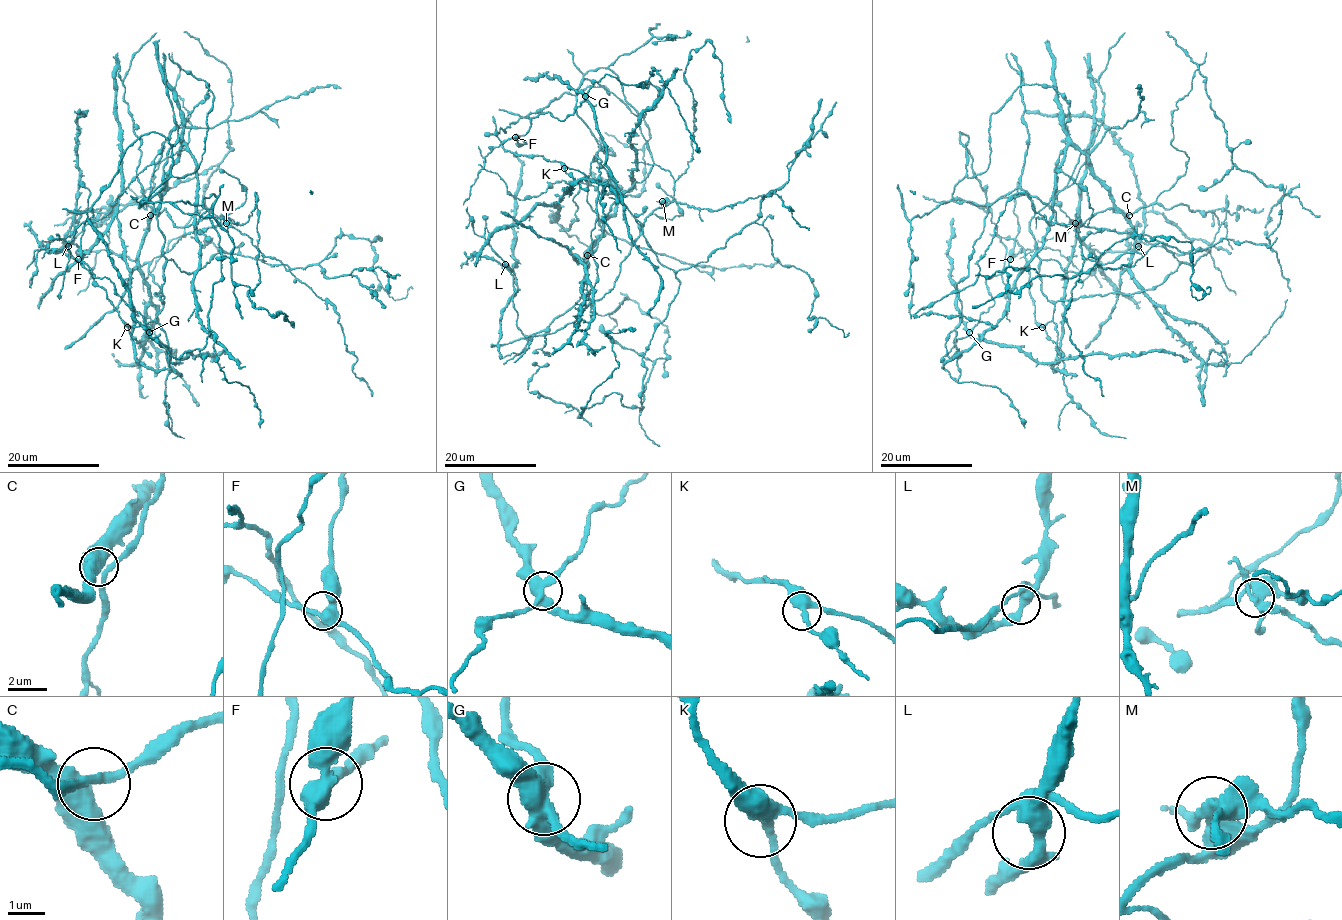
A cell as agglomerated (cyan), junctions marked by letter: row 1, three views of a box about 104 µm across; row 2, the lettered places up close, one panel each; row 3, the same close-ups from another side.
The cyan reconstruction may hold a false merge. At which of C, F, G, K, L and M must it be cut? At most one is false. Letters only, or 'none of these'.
M

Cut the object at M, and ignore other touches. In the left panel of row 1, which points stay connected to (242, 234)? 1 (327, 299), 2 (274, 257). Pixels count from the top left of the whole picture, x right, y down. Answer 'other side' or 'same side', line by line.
1: same side
2: same side

